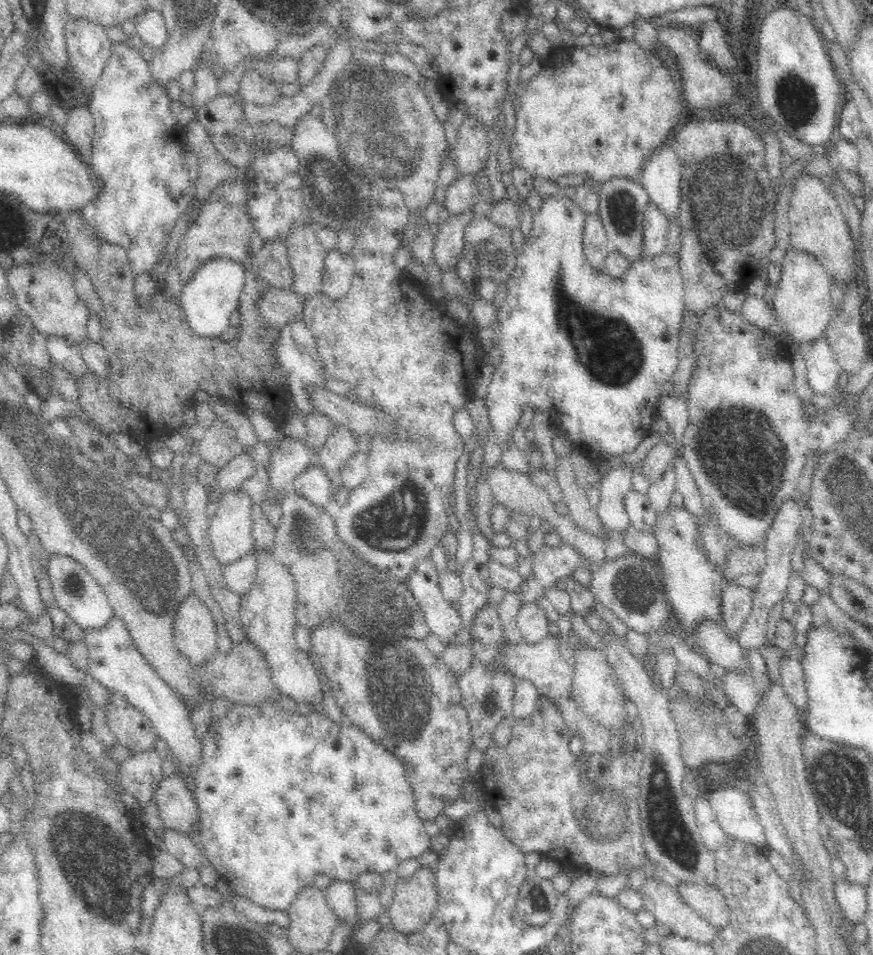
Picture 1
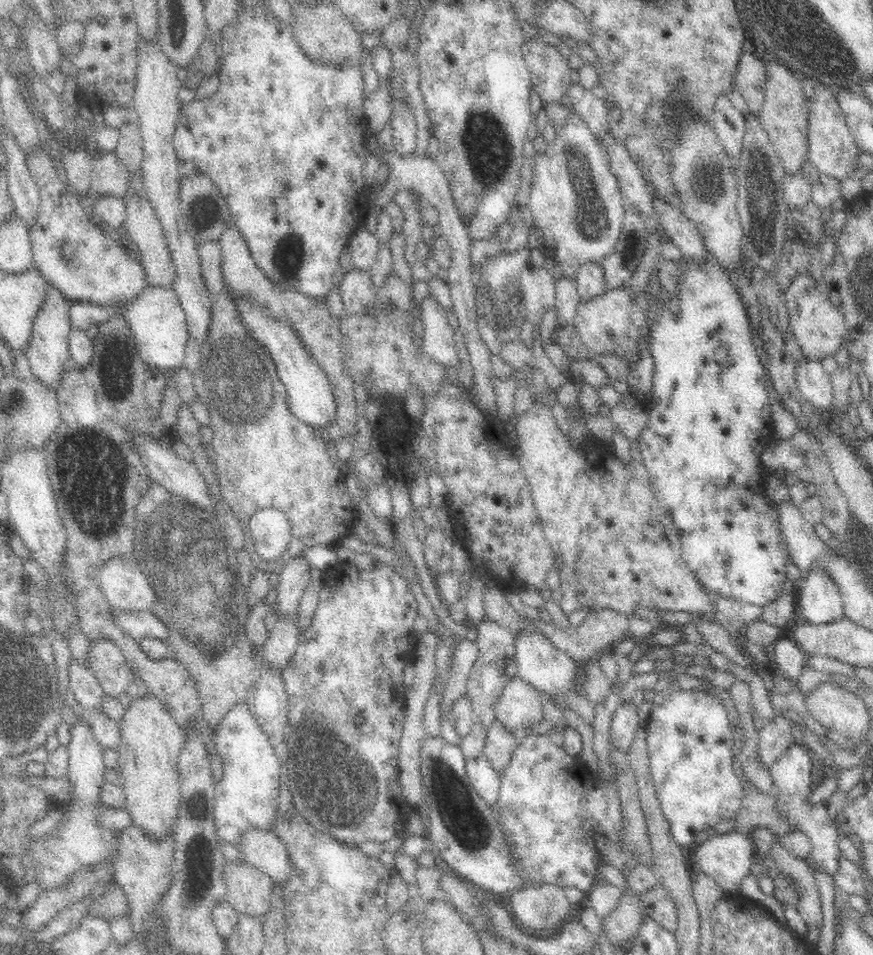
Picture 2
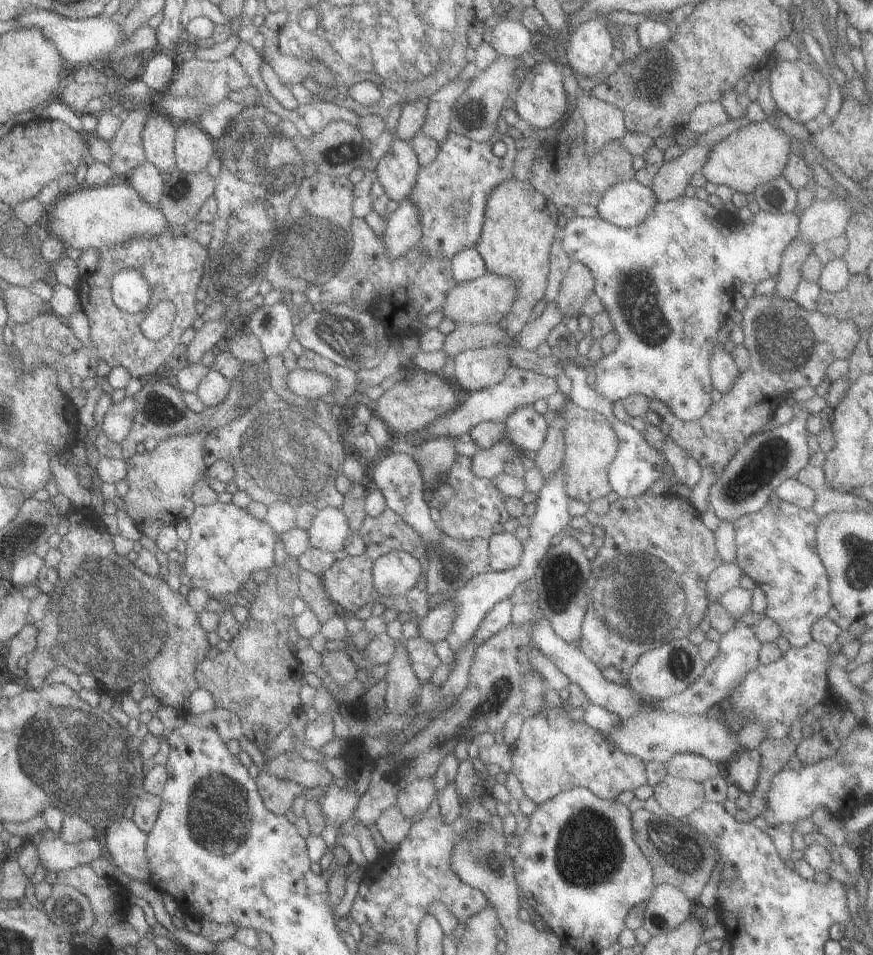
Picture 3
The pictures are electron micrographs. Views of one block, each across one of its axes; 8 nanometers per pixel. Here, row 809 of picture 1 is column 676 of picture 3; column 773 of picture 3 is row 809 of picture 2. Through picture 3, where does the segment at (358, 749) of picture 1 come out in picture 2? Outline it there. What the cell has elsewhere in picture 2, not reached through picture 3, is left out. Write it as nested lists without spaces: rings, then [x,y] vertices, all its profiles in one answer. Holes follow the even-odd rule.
[[[246,704],[234,706],[214,733],[216,749],[222,759],[223,777],[215,782],[214,825],[221,845],[236,845],[242,832],[250,827],[269,829],[275,815],[276,790],[280,776],[280,760],[260,732]]]

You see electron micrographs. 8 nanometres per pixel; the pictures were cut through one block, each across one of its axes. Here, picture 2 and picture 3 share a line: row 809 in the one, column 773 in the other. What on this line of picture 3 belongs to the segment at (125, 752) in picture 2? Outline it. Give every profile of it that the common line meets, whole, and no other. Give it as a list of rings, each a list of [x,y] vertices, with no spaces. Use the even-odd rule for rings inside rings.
[[[763,119],[739,127],[726,138],[709,148],[705,164],[701,166],[700,173],[716,185],[725,185],[733,192],[752,192],[756,186],[778,177],[785,166],[788,154],[793,151],[788,136],[779,128],[771,126],[770,121]]]

